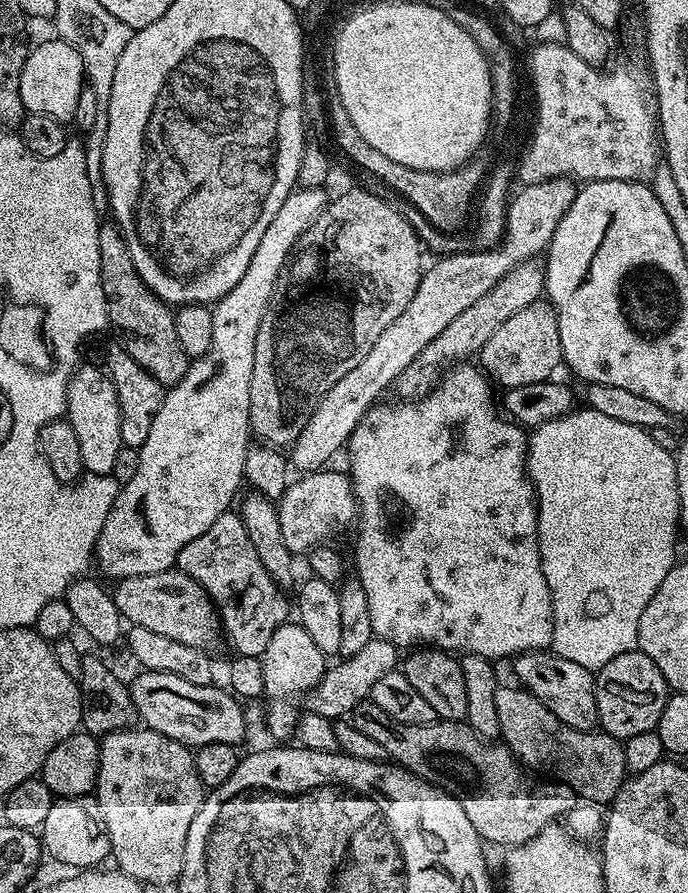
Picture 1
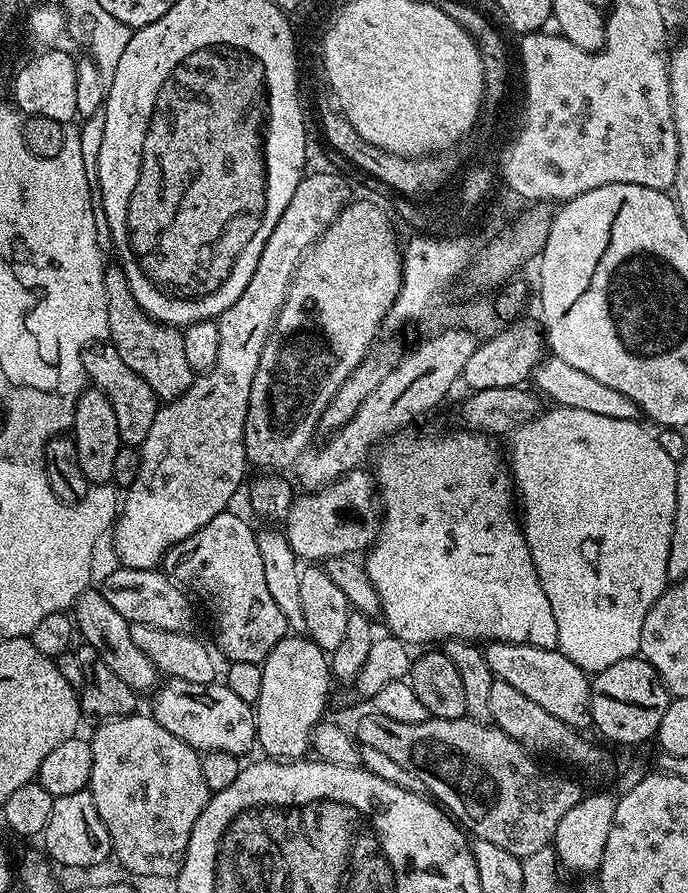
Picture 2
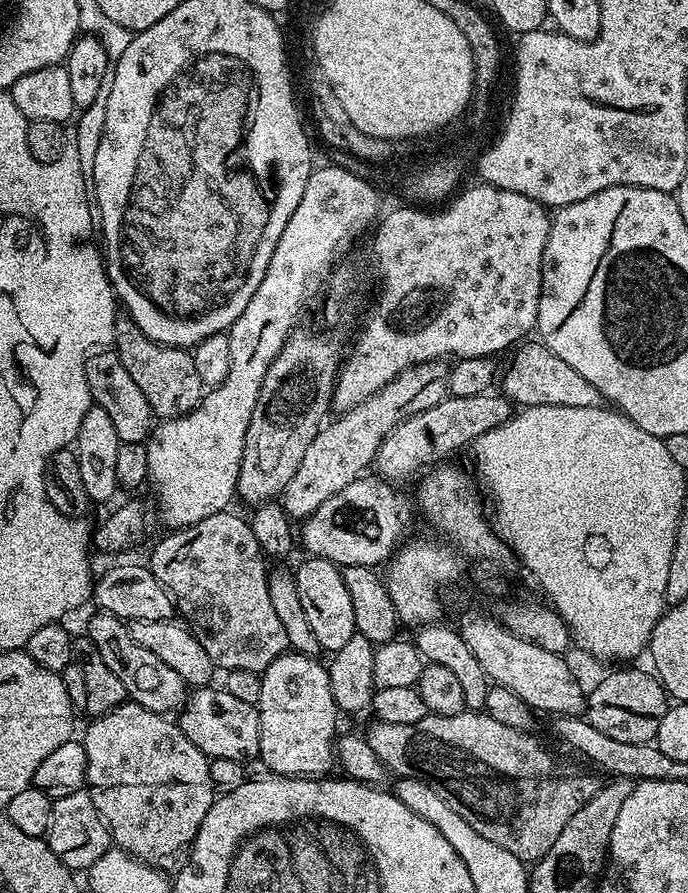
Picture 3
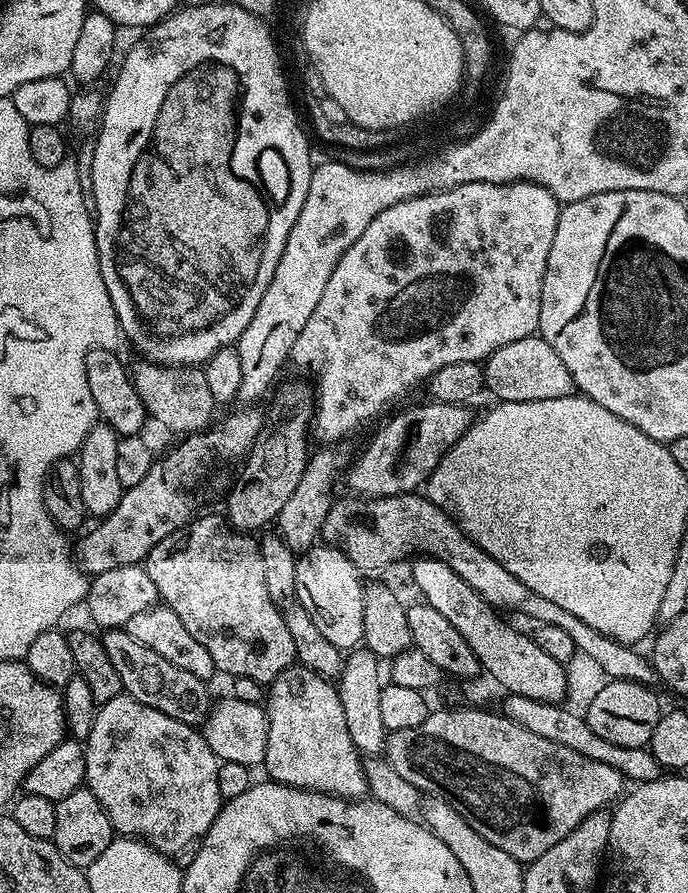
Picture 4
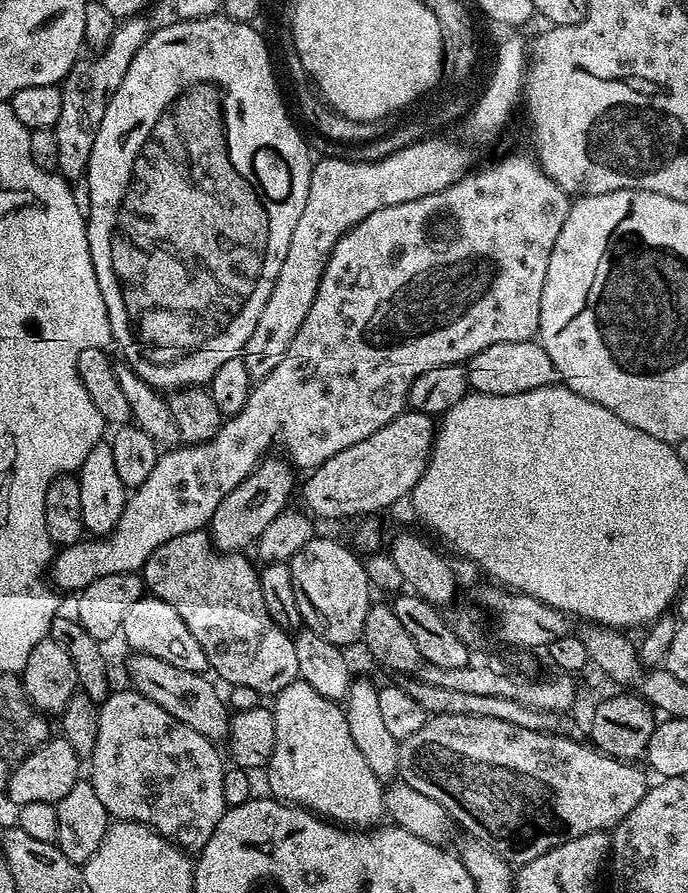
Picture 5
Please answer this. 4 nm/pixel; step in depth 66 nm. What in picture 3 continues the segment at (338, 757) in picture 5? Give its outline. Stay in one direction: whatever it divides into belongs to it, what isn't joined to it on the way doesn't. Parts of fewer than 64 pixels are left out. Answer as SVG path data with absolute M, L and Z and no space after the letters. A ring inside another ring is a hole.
M291 650L283 652L266 670L260 673L262 682L262 698L258 705L260 710L260 747L259 763L264 763L269 773L277 776L314 776L324 778L337 763L336 745L334 743L338 729L336 716L338 709L334 702L334 690L330 690L328 669L319 664L316 656L307 656Z

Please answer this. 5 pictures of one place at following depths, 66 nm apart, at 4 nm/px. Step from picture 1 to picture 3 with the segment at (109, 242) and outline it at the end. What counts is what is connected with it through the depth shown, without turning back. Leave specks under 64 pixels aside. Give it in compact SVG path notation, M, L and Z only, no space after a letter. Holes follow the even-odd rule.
M120 314L116 318L114 350L118 358L122 358L122 366L126 366L142 394L146 394L146 402L150 402L153 417L172 420L176 416L185 416L200 404L206 389L202 378L198 378L198 370L189 349L155 344L128 315Z

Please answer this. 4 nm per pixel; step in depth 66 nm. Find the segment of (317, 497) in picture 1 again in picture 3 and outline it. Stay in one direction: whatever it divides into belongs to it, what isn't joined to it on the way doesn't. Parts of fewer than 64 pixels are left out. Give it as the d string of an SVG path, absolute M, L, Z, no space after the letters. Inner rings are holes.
M362 474L354 482L350 482L350 486L346 486L346 490L338 490L338 494L334 494L334 498L326 498L326 502L322 502L322 506L318 506L318 510L314 510L314 514L310 514L307 520L303 521L301 530L298 532L298 540L304 543L305 553L308 556L321 556L326 558L330 562L340 565L341 569L346 566L366 566L367 568L376 568L377 566L383 565L386 561L390 560L396 554L397 548L400 547L402 541L405 539L404 531L412 524L412 508L414 512L414 504L411 499L408 500L400 492L395 492L393 485L389 481L383 478L375 478L371 480L368 474Z

